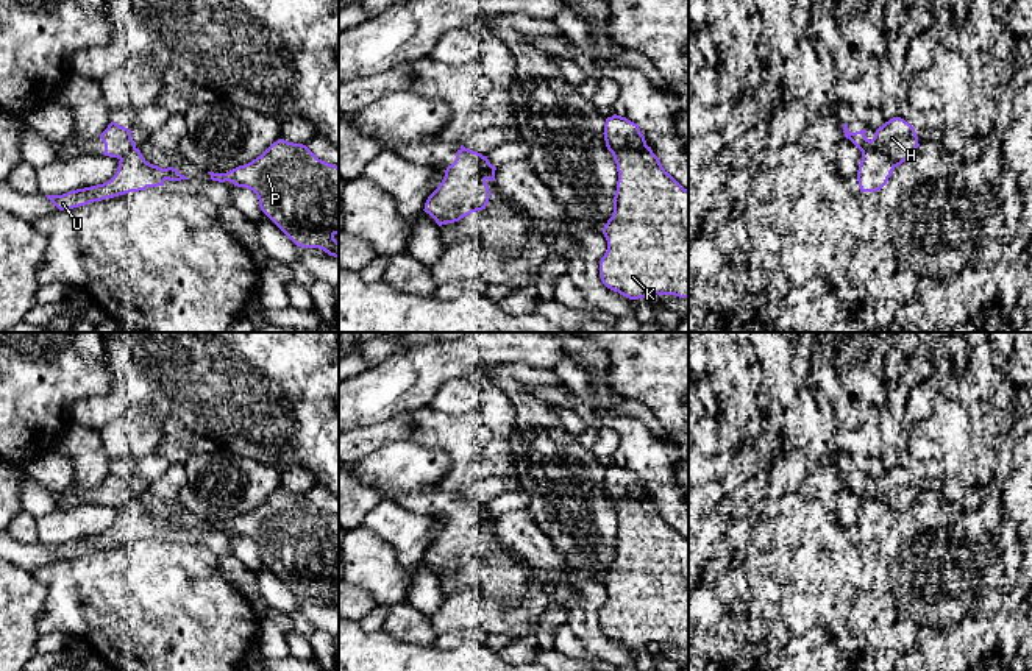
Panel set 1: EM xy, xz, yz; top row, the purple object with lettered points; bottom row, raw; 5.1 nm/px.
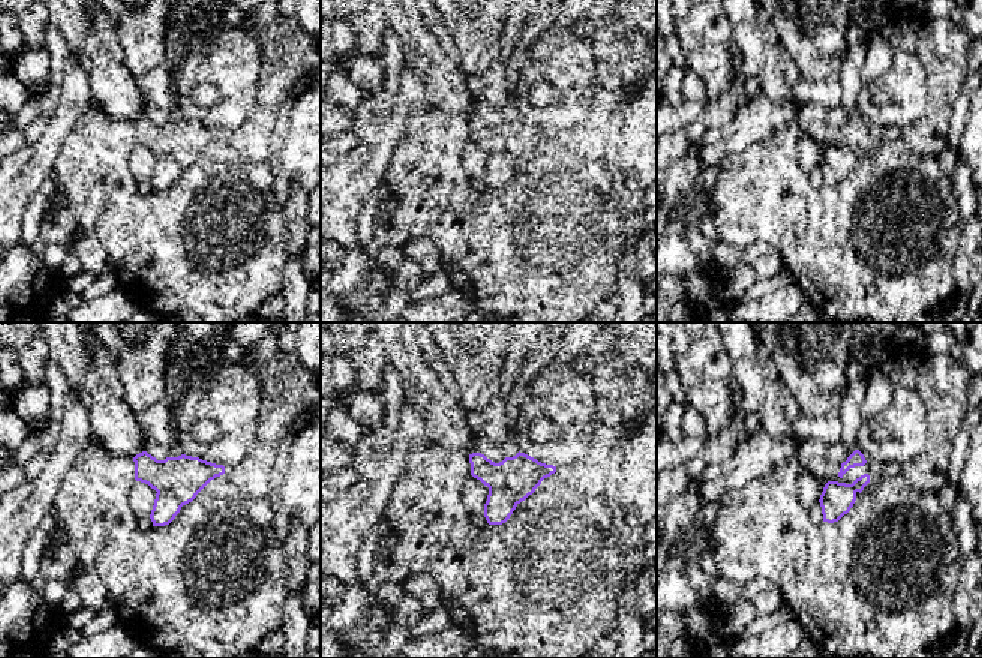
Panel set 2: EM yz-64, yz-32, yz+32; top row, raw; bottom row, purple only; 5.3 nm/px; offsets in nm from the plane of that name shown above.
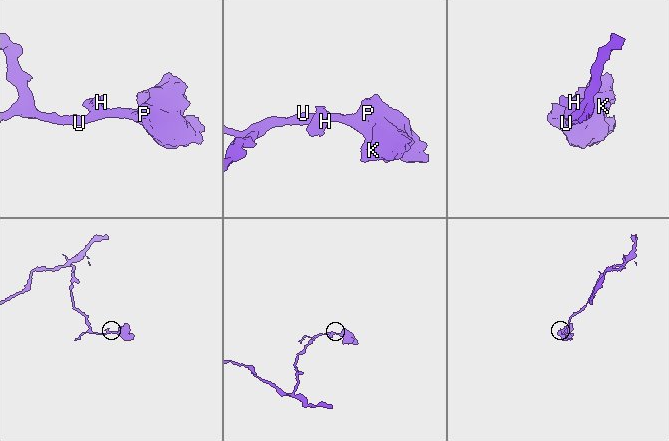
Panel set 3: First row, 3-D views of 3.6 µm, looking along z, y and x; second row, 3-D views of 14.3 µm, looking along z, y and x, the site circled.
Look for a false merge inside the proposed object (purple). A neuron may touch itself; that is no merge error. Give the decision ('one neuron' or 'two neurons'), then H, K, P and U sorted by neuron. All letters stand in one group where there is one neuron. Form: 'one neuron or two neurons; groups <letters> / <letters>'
two neurons; groups H / K P U

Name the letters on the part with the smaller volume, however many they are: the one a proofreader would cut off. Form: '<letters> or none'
H

